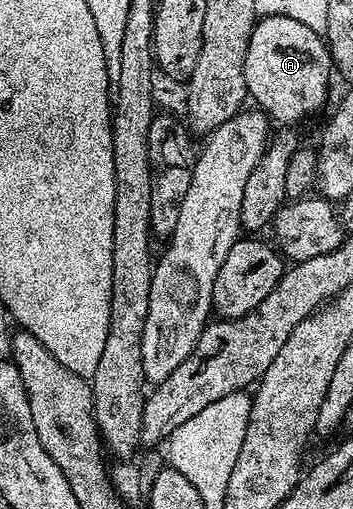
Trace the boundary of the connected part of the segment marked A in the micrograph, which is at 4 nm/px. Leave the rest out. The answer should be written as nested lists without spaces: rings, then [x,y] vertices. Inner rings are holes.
[[[263,16],[255,23],[252,38],[248,42],[248,54],[244,58],[244,82],[249,99],[255,100],[258,103],[255,105],[265,112],[271,121],[279,120],[279,125],[282,126],[298,126],[301,120],[306,120],[313,112],[320,111],[326,104],[326,95],[330,92],[330,72],[332,76],[330,50],[325,39],[316,30],[308,30],[308,26],[304,26],[304,22],[296,22],[296,18],[288,18],[287,16]]]

